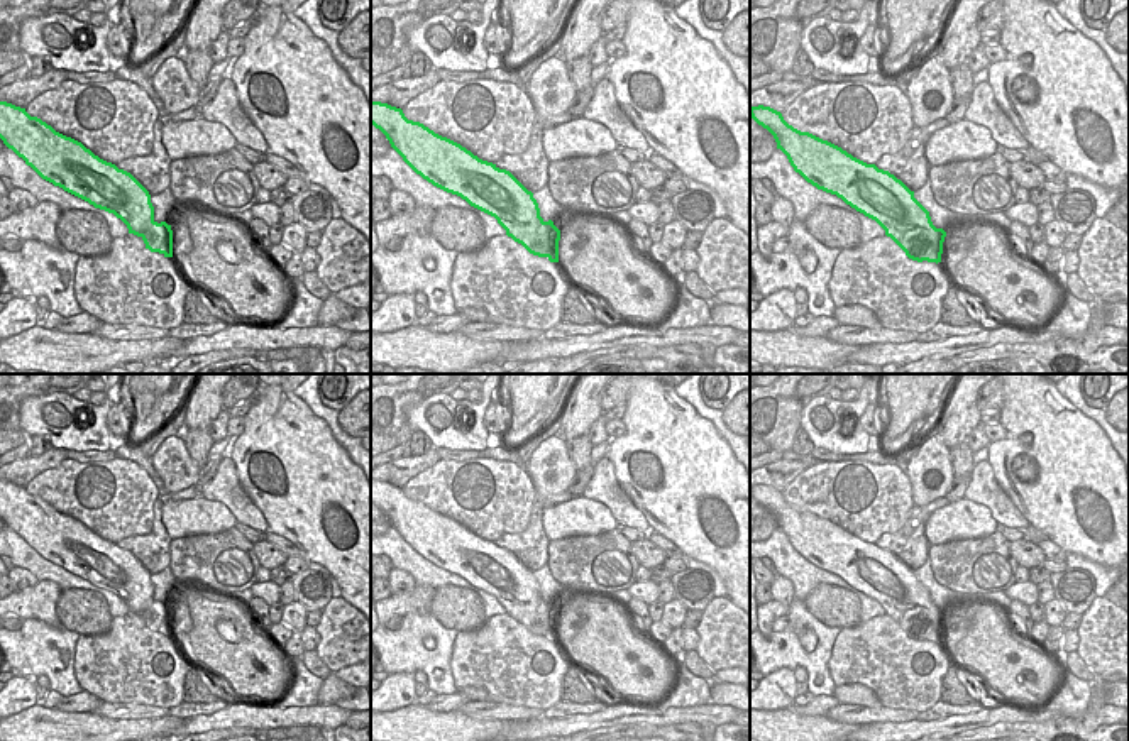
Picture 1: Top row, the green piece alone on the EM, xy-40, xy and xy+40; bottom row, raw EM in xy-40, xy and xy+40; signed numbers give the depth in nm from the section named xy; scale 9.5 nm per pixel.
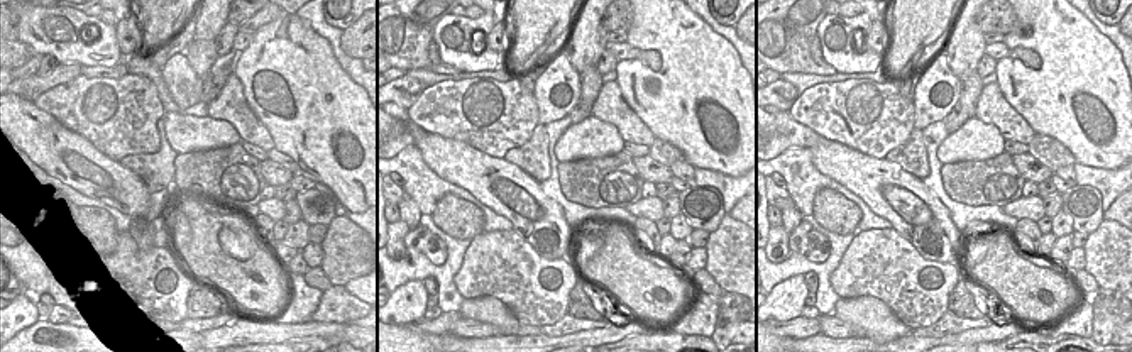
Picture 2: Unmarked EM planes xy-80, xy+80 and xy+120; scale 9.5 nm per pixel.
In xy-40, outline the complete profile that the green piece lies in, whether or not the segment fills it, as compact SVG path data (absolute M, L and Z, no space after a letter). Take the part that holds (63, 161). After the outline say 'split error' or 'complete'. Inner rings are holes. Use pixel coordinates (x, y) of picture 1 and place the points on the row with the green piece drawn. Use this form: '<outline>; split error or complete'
M0 102L0 139L19 157L25 161L42 179L88 201L95 208L120 218L129 233L140 237L146 249L173 257L173 230L166 222L154 220L154 206L149 191L127 171L107 162L86 149L81 142L56 132L25 108Z; complete

